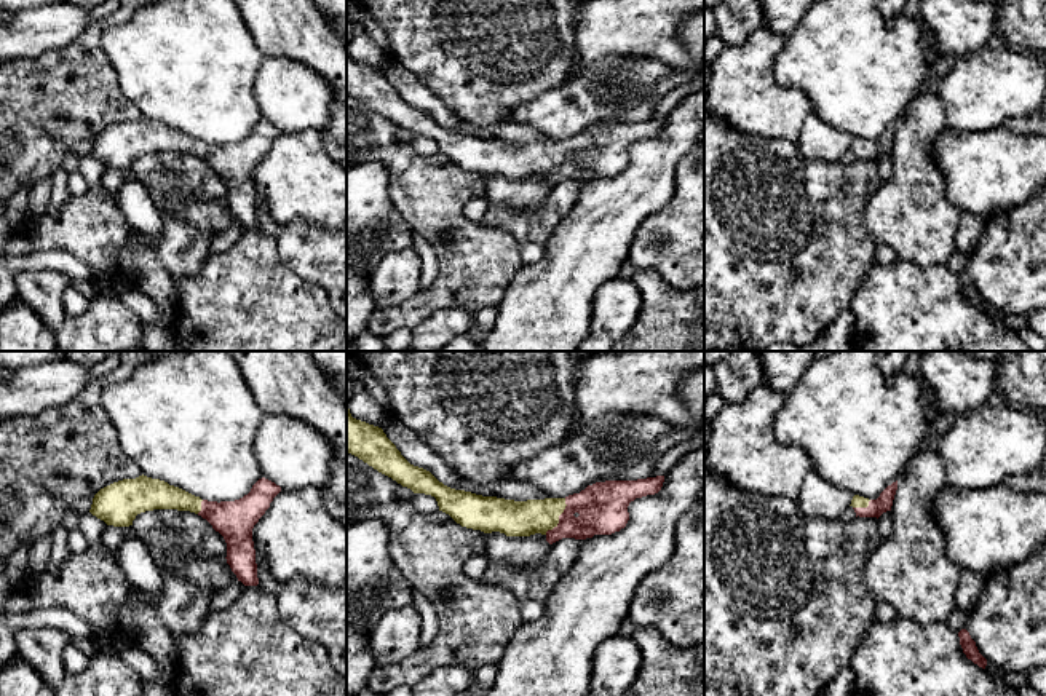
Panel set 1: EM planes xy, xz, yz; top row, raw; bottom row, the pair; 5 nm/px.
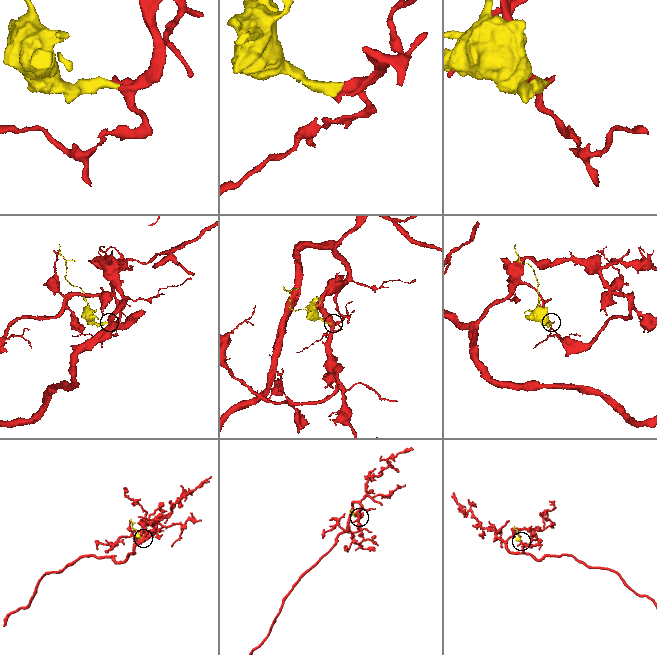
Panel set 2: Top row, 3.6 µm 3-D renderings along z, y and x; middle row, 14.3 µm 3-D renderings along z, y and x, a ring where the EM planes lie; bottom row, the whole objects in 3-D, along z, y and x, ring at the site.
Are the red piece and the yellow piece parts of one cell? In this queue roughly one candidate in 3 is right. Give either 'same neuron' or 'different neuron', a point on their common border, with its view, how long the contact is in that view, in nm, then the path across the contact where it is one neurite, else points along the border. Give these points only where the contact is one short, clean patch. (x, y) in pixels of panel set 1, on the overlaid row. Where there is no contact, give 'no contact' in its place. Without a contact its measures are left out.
same neuron; meets red in xz at (559, 518); contact 220 nm long; runs through xz (602, 506), (570, 506), (559, 518), (511, 518)

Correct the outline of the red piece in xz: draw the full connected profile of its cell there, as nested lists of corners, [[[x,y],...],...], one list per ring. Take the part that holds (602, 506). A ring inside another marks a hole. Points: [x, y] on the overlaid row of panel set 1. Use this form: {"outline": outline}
{"outline": [[[347,402],[347,452],[414,493],[436,498],[439,511],[457,524],[506,536],[541,533],[549,544],[562,538],[586,540],[626,527],[628,506],[636,498],[661,490],[664,476],[637,480],[605,480],[565,498],[514,501],[455,490],[430,471],[410,465],[382,428],[351,417]]]}

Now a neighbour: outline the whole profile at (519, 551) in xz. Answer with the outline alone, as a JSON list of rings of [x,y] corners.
[[[500,532],[487,535],[484,556],[490,562],[505,562],[517,568],[538,564],[549,551],[546,535],[506,536]]]

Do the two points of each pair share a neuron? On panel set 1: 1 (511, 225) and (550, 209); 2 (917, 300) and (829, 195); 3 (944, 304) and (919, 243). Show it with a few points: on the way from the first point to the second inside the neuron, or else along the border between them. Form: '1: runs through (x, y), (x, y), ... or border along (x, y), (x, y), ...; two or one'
1: runs through (521, 225), (535, 224), (540, 219); one
2: border along (875, 259), (855, 292); two
3: border along (899, 259), (923, 267), (946, 265); two

